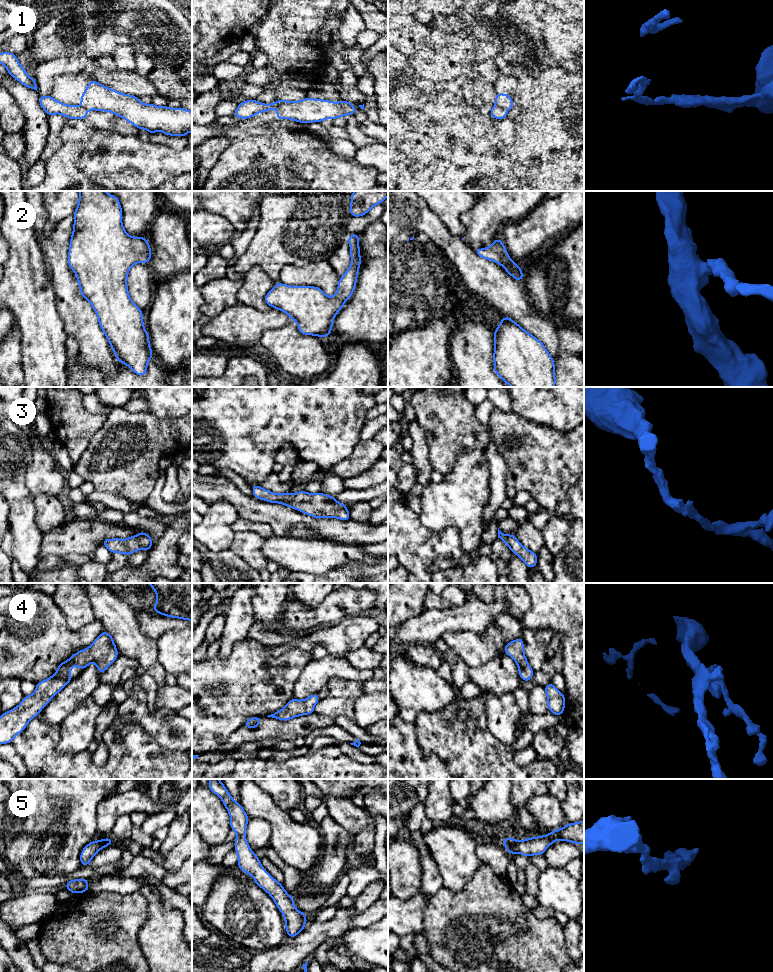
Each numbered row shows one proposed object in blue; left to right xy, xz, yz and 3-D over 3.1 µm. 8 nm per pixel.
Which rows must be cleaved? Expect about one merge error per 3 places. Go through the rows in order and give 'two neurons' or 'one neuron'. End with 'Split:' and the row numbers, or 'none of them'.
1: two neurons
2: one neuron
3: one neuron
4: one neuron
5: one neuron
Split: 1

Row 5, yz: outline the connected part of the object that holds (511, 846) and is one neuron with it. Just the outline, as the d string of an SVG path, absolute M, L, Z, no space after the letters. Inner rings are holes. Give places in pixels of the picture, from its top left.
M584 820L569 823L558 830L551 831L547 835L530 837L521 841L516 841L514 838L504 838L501 842L505 845L508 855L520 853L530 857L532 855L543 855L545 850L557 840L584 844Z

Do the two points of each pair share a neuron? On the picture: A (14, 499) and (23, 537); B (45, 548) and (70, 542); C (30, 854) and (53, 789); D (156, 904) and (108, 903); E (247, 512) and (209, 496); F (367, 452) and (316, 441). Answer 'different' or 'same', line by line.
A: same
B: same
C: same
D: different
E: same
F: different

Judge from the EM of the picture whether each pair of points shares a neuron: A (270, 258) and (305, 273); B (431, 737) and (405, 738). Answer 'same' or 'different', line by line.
A: different
B: different

